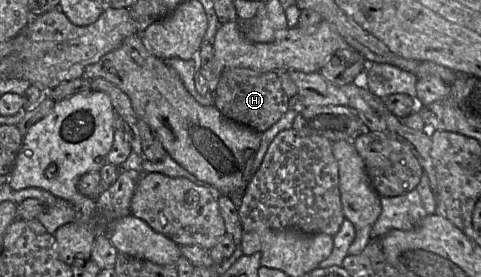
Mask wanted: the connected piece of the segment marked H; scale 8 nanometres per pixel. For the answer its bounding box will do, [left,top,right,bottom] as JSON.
[214,68,289,133]

